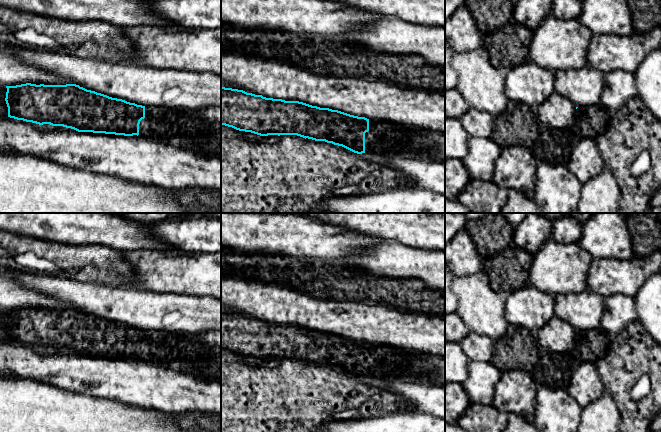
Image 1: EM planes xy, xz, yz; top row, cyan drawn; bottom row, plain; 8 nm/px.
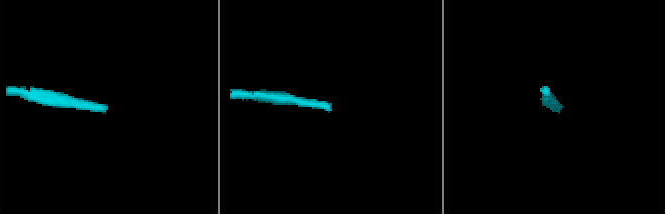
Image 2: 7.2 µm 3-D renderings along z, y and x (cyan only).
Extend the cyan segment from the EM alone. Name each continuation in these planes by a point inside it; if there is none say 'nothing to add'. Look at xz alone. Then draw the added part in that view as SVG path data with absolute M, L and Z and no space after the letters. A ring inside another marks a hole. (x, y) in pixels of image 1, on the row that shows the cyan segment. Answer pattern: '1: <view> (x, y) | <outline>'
1: xz (385, 138) | M369 119L369 131L365 133L365 153L406 156L404 143L407 130L407 127L389 121Z

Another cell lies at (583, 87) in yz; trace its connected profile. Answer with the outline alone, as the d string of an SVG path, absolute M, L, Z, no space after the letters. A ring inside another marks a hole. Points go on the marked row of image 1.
M589 64L555 73L554 90L569 99L576 107L591 106L600 102L603 90L603 73Z

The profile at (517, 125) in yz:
M508 100L505 110L493 117L491 138L502 149L513 146L529 149L538 136L539 124L535 109Z

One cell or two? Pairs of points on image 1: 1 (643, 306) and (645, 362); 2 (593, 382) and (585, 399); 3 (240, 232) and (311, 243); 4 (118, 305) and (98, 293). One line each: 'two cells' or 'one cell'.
1: two cells
2: one cell
3: one cell
4: one cell

